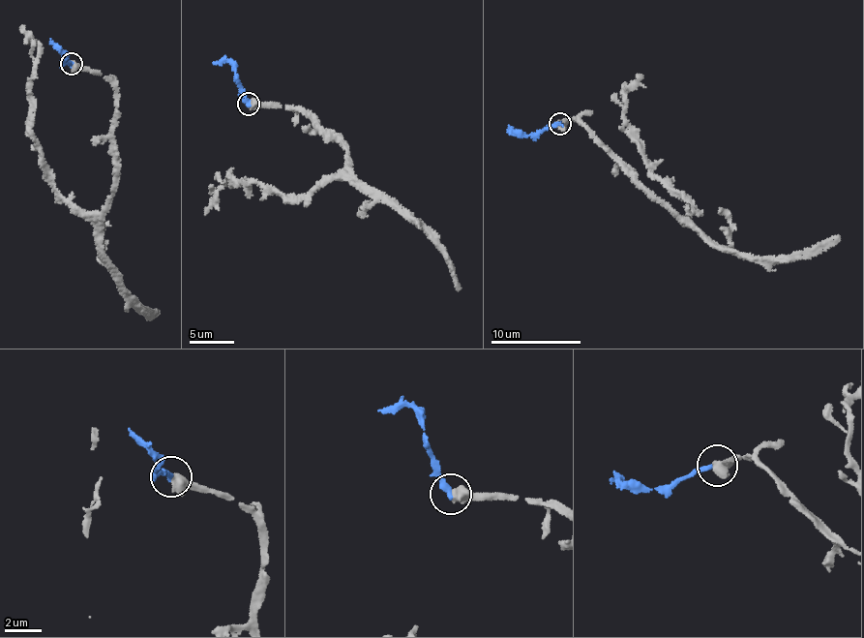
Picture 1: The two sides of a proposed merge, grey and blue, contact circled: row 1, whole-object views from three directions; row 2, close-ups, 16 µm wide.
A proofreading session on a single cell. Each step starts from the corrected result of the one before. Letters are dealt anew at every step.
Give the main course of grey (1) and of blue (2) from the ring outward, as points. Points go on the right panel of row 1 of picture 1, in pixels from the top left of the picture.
1: (560, 124), (586, 126), (679, 219), (690, 211), (686, 196), (648, 170), (626, 119), (625, 90), (642, 75)
2: (560, 124), (534, 135), (520, 135), (508, 125)

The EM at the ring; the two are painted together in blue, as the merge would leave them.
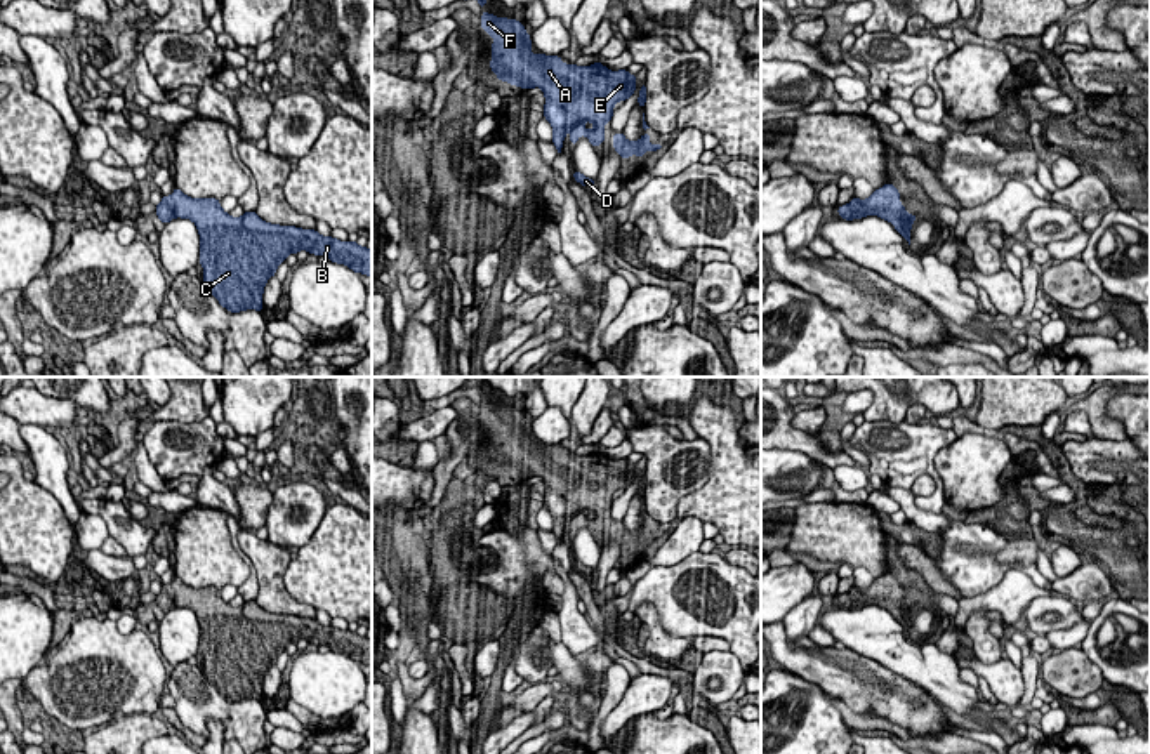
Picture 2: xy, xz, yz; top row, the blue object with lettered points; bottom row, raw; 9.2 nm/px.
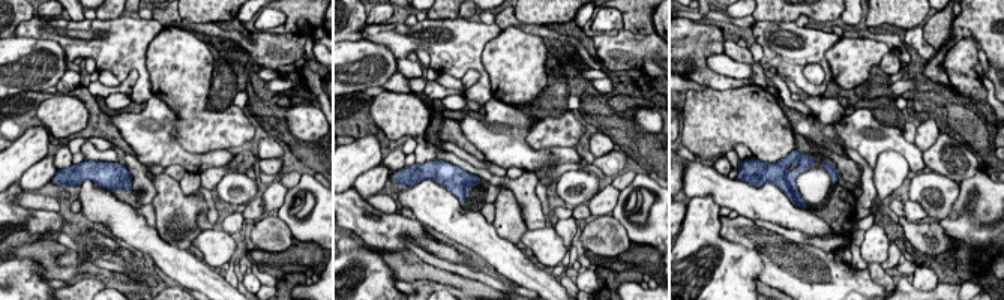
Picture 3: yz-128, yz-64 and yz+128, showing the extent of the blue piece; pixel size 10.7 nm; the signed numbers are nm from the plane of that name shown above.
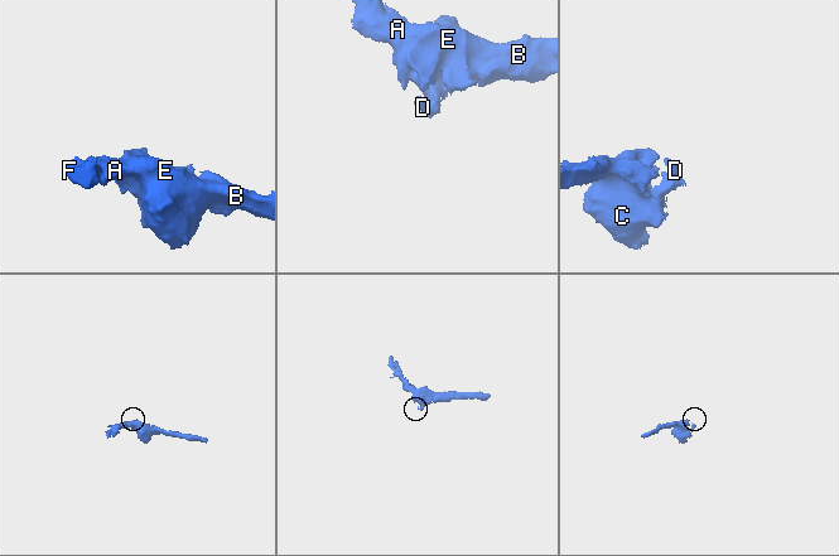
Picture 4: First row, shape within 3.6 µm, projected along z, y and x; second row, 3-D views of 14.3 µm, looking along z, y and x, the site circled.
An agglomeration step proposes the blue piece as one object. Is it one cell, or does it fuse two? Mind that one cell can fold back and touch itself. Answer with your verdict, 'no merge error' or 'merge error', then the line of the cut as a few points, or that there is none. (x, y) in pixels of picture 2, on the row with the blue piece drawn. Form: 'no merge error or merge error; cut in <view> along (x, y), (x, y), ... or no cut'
no merge error; no cut

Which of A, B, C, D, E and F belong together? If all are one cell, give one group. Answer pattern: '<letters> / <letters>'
A B C D E F

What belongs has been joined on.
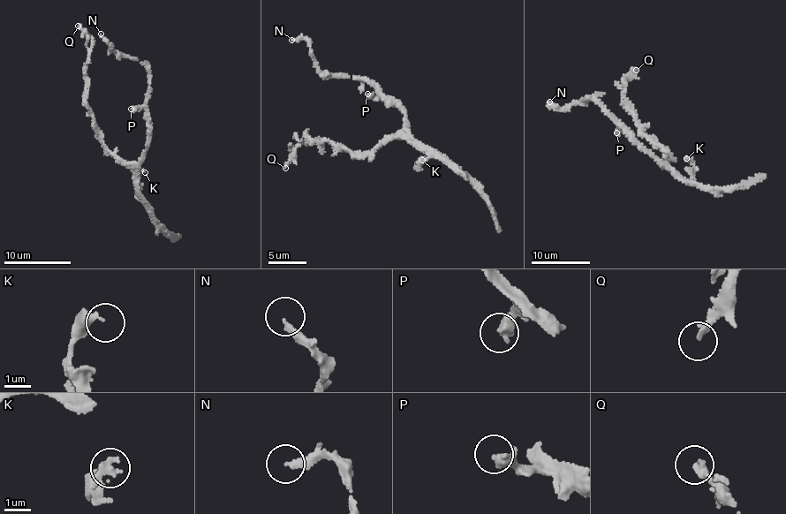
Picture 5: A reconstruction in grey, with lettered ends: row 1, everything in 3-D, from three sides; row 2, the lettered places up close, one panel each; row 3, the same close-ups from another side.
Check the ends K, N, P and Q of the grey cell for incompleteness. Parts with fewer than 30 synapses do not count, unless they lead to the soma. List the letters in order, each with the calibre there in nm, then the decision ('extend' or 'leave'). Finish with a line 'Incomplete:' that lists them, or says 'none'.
K: 280 nm | leave
N: 240 nm | leave
P: 460 nm | leave
Q: 280 nm | leave
Incomplete: none

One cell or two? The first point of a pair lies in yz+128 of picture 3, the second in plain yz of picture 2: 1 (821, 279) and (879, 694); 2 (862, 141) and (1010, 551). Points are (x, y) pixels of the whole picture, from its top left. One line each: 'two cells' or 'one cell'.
1: one cell
2: two cells

